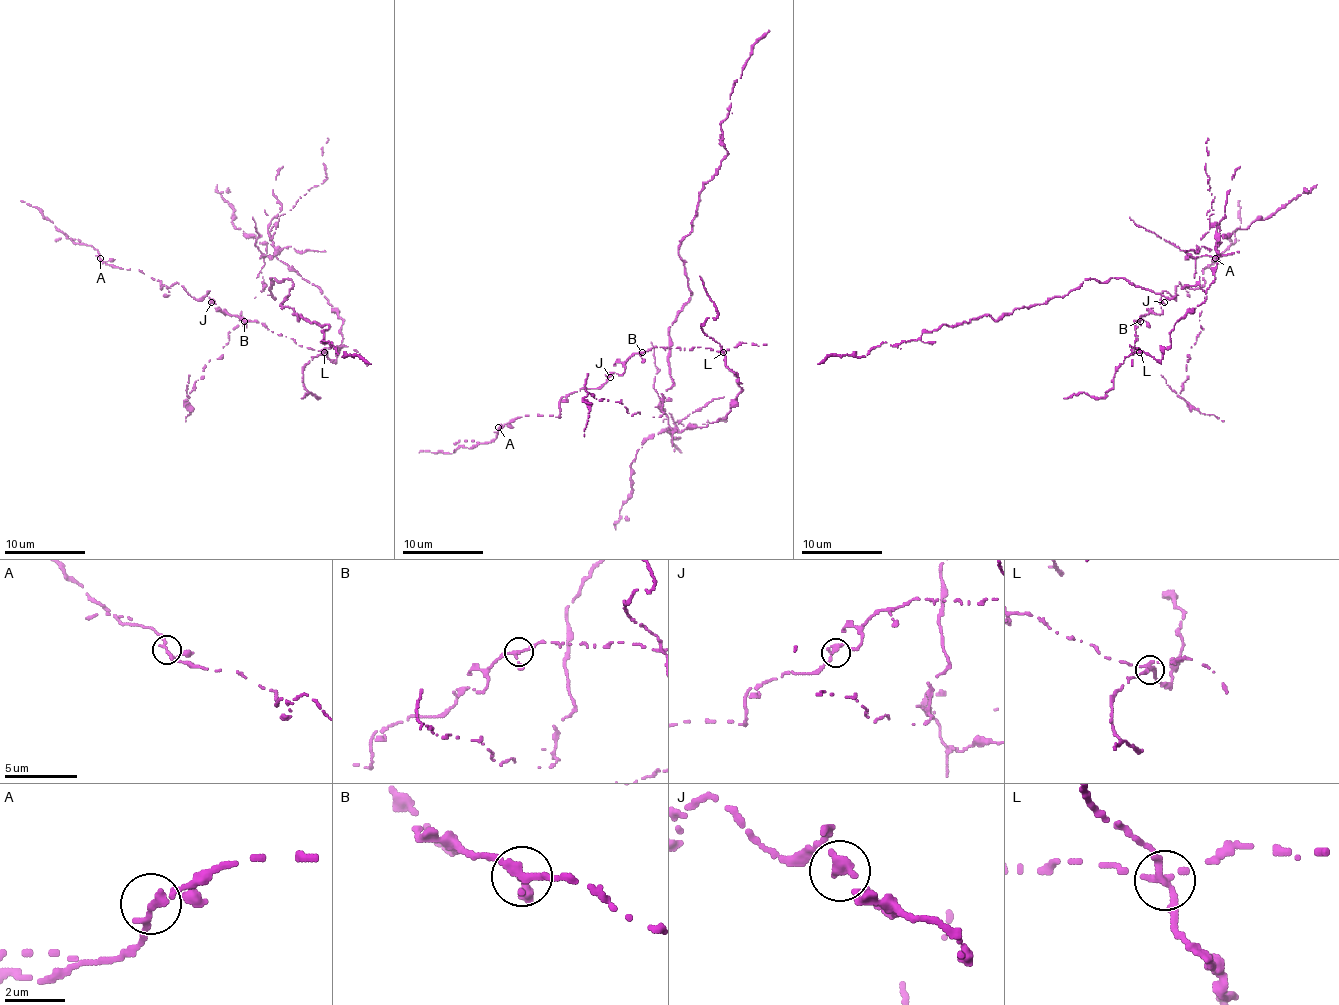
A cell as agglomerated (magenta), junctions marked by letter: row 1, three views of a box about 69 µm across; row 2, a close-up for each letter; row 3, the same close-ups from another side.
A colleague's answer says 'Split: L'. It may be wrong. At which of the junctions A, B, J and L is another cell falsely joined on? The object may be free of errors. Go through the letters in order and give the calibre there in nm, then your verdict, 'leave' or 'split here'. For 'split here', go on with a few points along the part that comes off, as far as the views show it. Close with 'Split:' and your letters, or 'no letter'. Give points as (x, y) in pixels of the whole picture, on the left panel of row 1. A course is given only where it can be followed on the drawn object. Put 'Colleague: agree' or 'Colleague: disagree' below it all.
A: calibre 200 nm; leave
B: calibre 220 nm; leave
J: calibre 280 nm; leave
L: calibre 240 nm; split here; course (325, 353), (337, 357), (343, 323), (264, 256), (274, 298), (270, 278), (288, 278), (280, 304), (371, 363)
Split: L
Colleague: agree

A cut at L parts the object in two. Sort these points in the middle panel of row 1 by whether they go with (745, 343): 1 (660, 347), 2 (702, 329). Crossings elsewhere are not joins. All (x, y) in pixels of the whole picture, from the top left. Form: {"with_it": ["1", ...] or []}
{"with_it": ["1"]}

